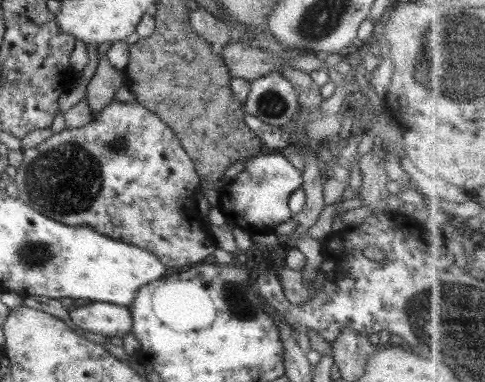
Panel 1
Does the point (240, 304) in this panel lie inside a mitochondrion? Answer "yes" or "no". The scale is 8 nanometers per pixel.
yes

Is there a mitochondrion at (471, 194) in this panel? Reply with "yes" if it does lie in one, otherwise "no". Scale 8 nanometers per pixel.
no

